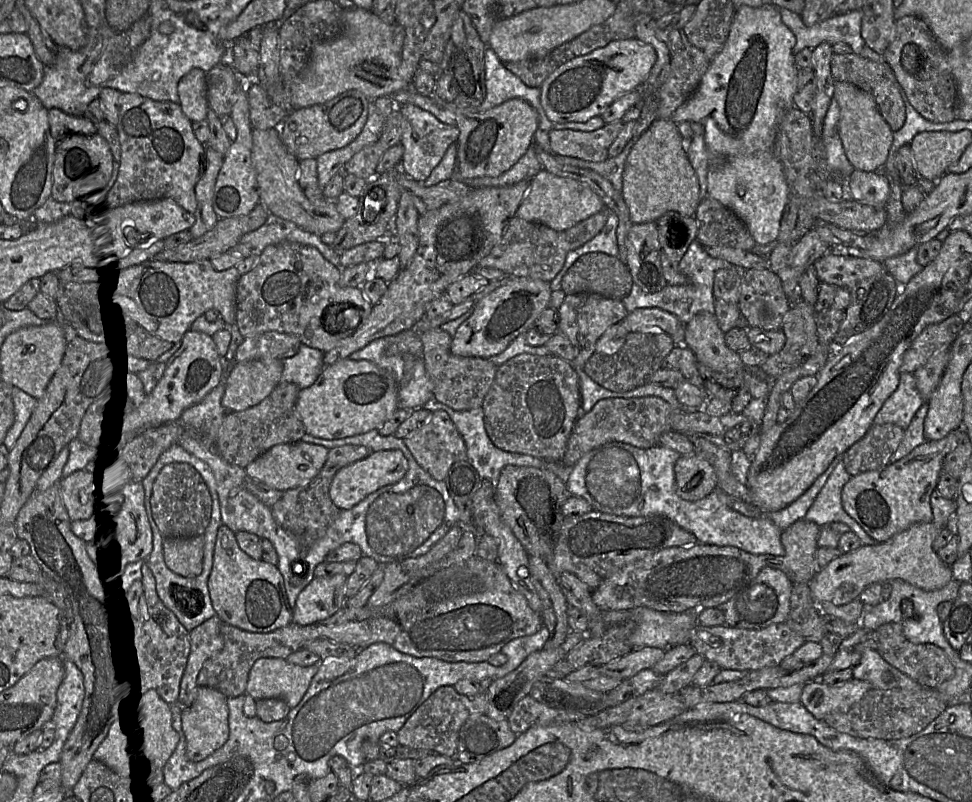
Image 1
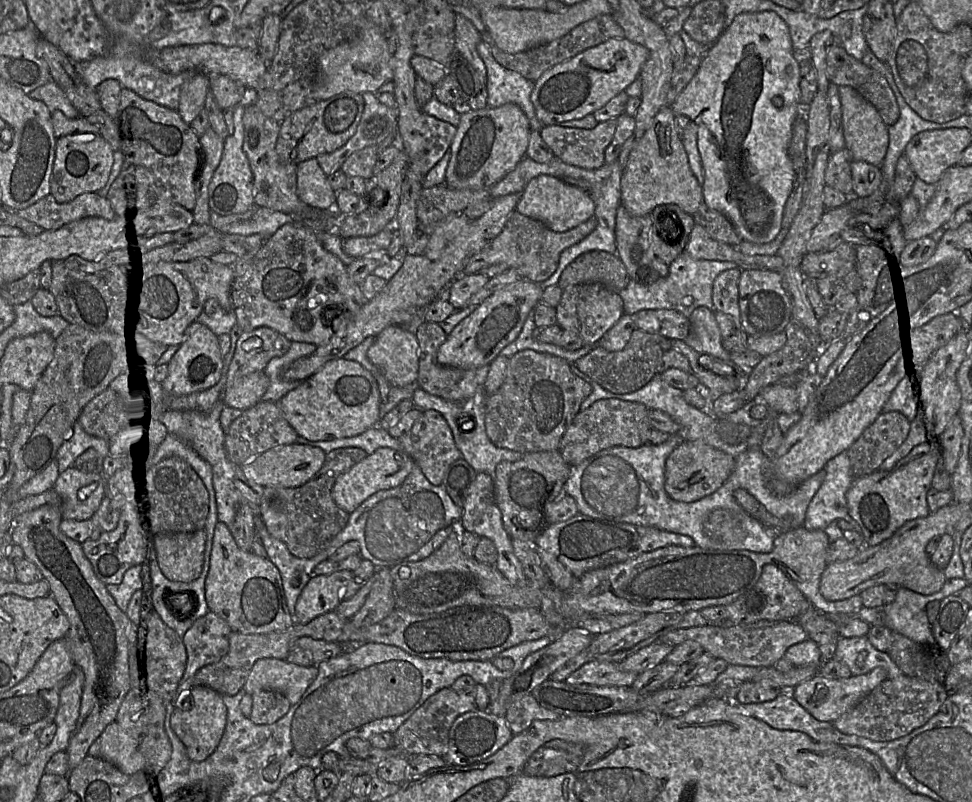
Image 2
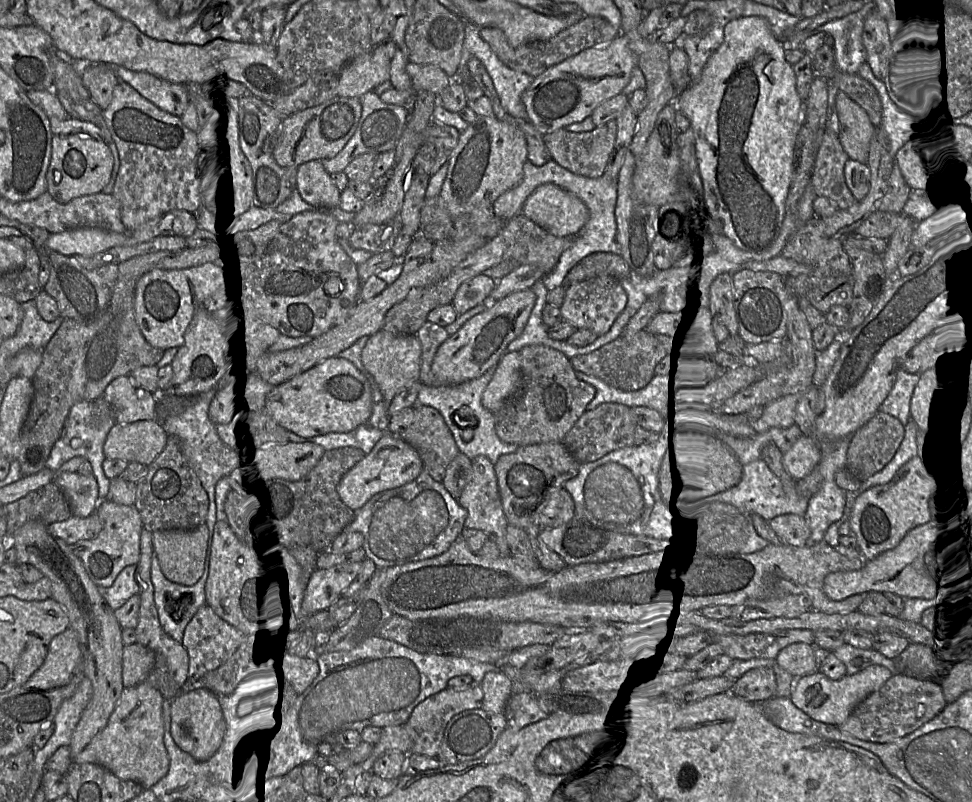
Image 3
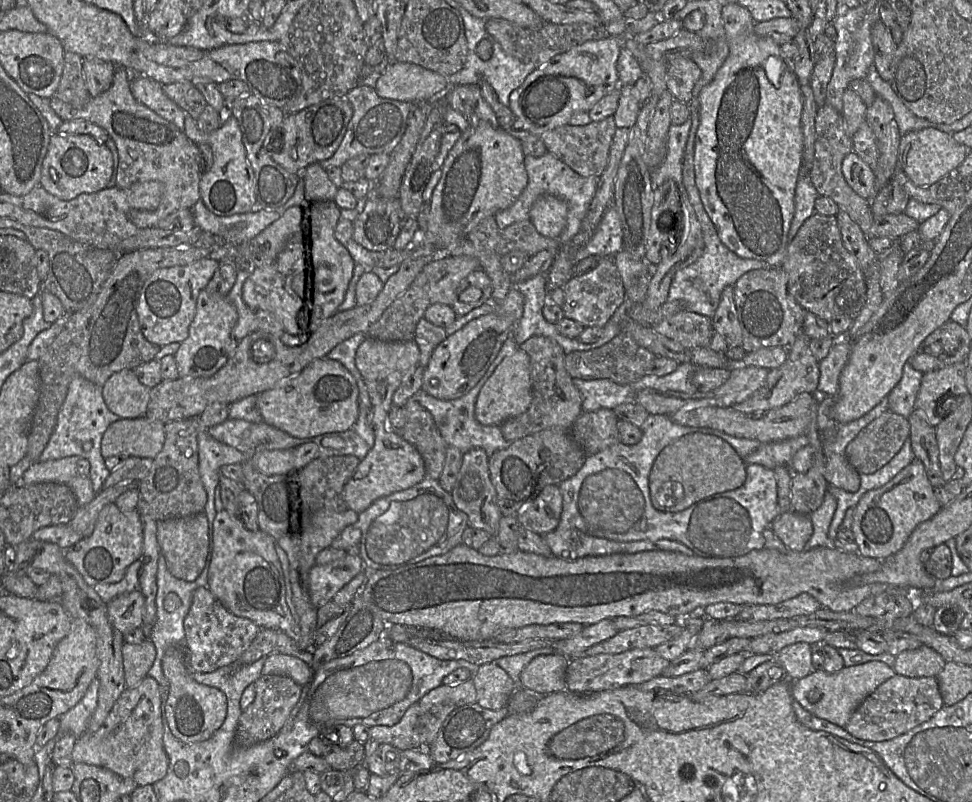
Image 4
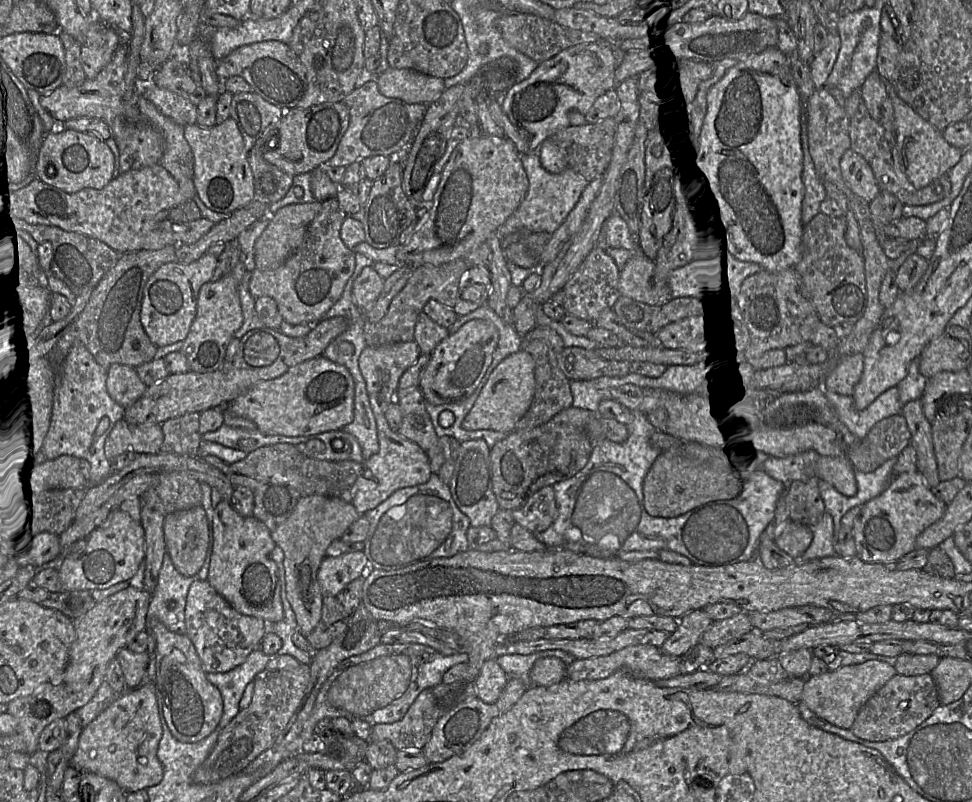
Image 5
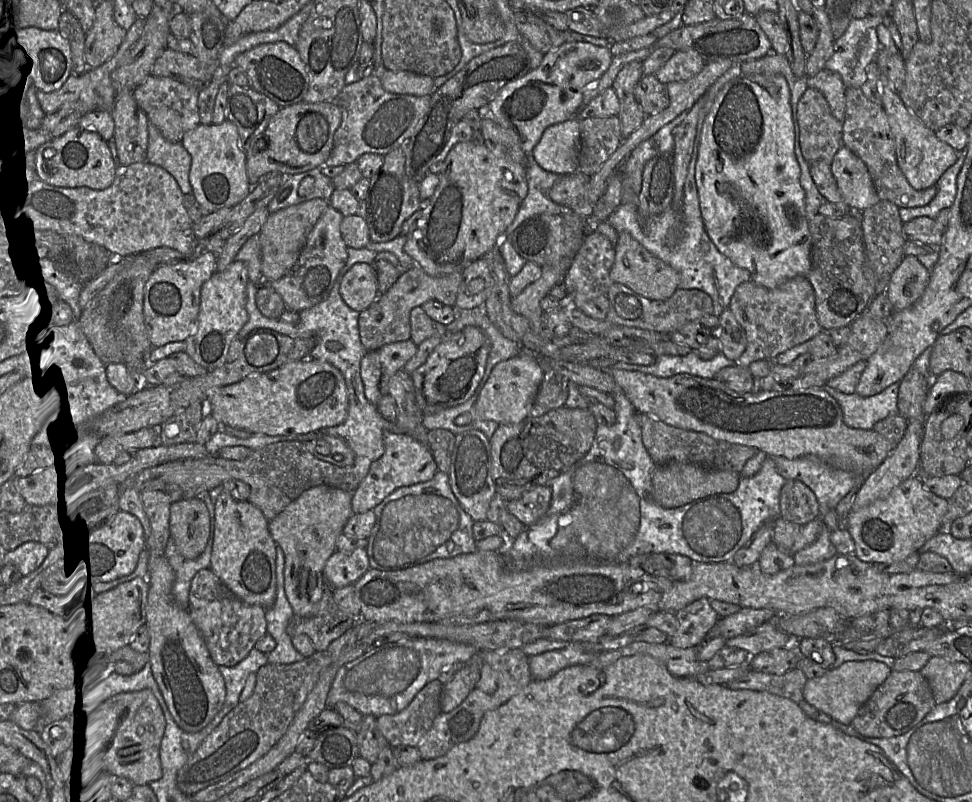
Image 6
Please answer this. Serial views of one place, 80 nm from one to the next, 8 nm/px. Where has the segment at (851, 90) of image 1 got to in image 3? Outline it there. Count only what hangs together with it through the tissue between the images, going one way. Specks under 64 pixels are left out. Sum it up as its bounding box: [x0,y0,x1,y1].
[837,91,876,162]

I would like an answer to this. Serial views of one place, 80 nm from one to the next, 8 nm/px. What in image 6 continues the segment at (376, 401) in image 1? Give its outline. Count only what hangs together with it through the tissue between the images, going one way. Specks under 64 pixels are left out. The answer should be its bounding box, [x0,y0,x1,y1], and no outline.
[205,358,349,436]

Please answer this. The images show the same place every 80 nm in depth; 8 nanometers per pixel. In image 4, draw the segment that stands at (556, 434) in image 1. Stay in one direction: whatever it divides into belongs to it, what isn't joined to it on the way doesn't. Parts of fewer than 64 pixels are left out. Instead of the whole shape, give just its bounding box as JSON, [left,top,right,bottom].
[500,335,582,443]

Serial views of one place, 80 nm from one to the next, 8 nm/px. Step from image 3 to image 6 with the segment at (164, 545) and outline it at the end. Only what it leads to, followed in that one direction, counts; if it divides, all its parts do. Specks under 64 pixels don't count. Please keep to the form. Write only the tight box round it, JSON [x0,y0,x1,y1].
[170,498,210,559]

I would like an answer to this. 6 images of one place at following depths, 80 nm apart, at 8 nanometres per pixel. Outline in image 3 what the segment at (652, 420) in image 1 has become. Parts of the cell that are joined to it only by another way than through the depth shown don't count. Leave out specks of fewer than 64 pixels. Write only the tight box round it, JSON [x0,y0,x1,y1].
[562,403,638,465]

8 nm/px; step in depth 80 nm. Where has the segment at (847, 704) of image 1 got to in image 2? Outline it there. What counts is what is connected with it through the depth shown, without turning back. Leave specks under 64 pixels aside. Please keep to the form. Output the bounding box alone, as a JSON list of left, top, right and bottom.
[789,667,887,723]

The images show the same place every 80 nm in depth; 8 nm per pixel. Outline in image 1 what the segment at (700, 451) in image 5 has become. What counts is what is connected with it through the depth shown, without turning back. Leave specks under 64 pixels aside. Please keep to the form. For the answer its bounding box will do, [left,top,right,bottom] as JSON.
[674,454,718,501]

